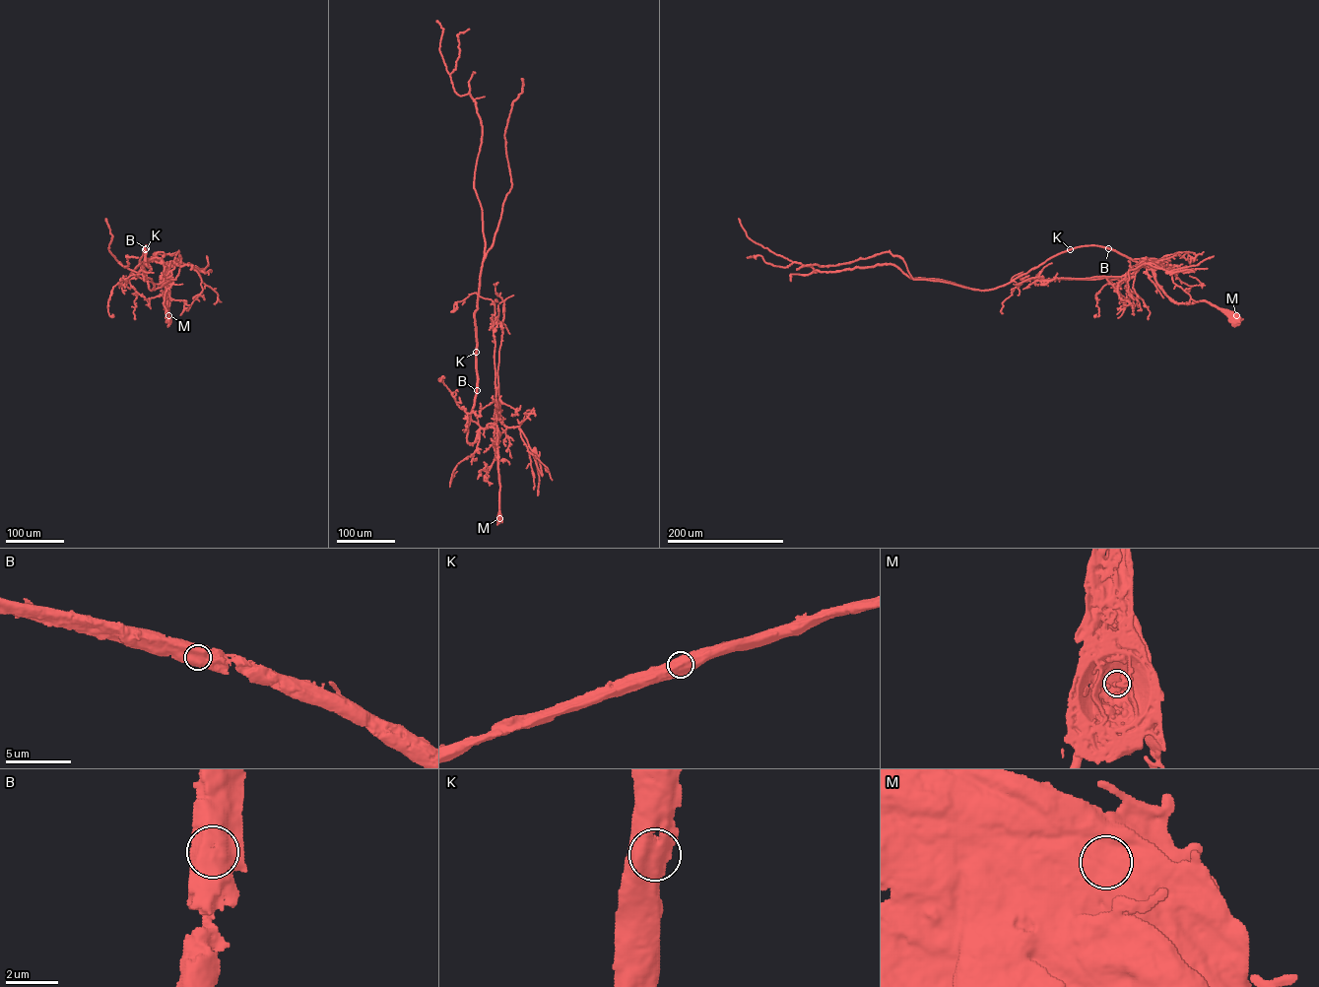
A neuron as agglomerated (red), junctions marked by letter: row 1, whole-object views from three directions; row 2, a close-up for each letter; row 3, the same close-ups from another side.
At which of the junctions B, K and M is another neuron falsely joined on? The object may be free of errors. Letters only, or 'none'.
none

